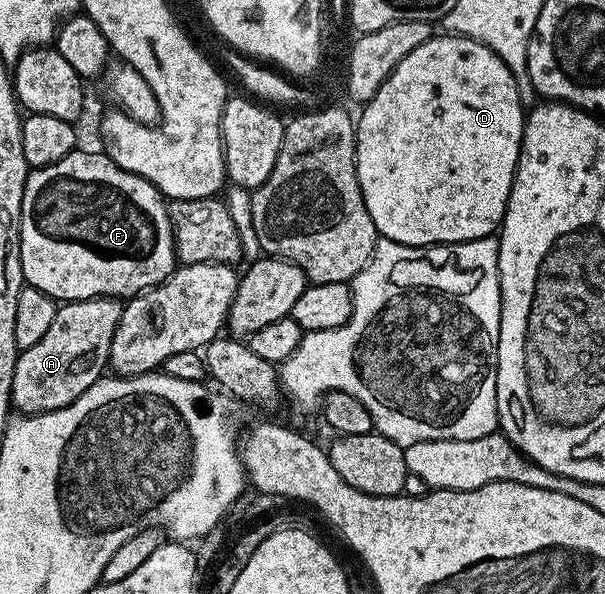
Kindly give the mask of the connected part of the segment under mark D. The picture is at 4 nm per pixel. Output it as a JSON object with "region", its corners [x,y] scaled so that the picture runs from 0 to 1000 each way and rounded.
{"region":[[[714,61],[696,81],[683,81],[648,125],[635,135],[621,160],[598,180],[600,194],[587,205],[587,281],[590,303],[597,310],[597,330],[603,330],[603,350],[617,364],[620,386],[631,399],[661,407],[681,418],[717,418],[747,407],[785,407],[790,401],[813,399],[830,382],[858,274],[858,251],[864,234],[868,180],[855,155],[851,130],[841,114],[800,71],[757,61]]]}

